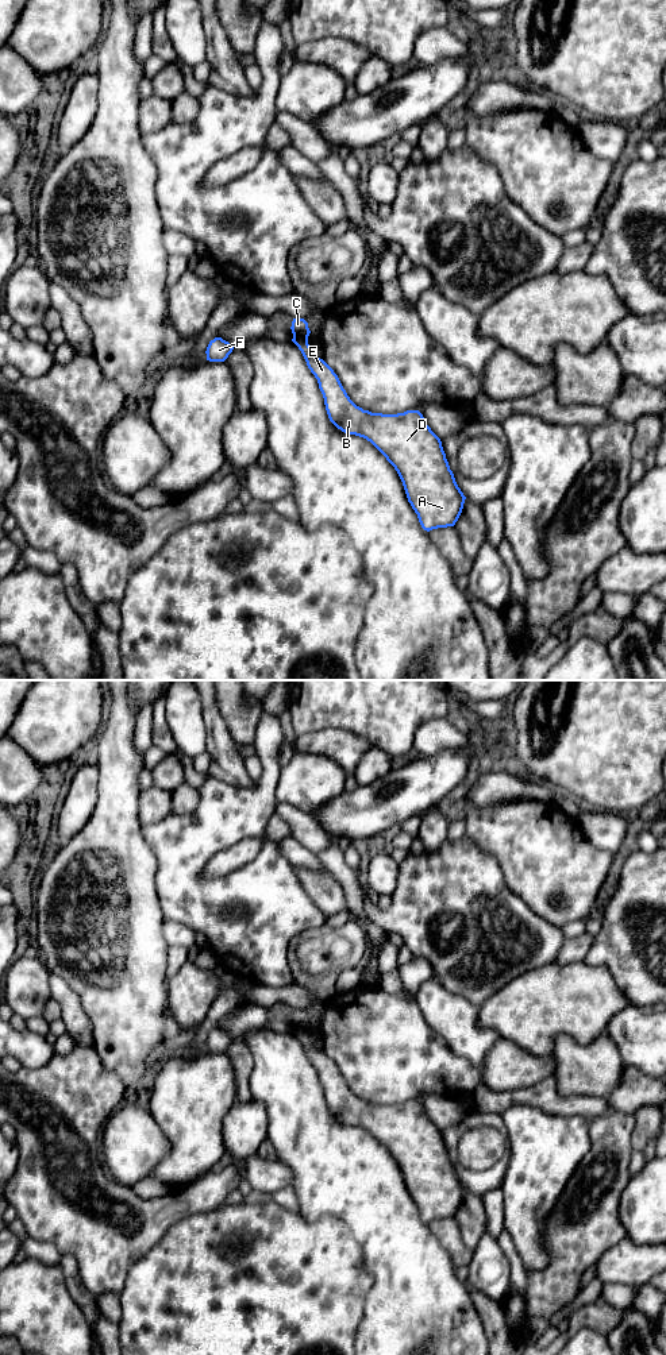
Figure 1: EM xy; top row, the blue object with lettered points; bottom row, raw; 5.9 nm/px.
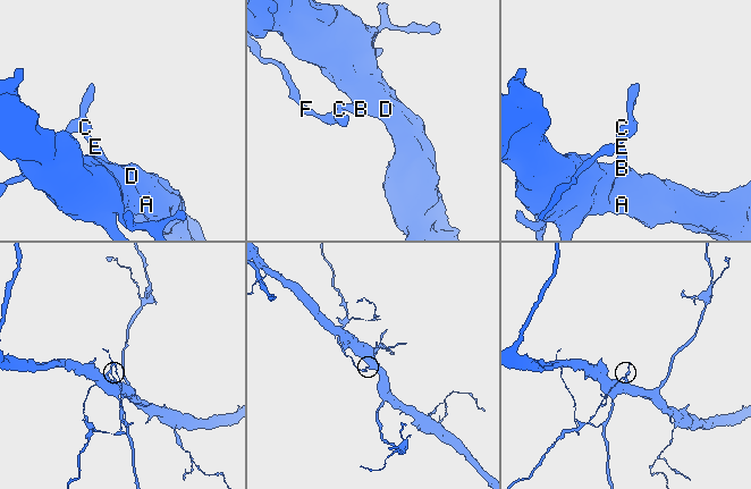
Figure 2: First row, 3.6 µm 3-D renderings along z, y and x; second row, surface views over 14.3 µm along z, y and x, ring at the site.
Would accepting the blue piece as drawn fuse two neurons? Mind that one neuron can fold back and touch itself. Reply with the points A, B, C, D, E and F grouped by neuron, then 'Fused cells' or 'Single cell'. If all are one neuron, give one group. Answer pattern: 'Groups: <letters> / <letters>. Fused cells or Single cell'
Groups: A B D E / C F. Fused cells

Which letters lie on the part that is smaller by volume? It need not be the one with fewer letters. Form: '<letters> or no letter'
C, F

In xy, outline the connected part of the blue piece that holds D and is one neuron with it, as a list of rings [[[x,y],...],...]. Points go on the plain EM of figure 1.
[[[293,1027],[324,1089],[330,1112],[342,1123],[370,1132],[397,1162],[408,1193],[427,1223],[454,1217],[466,1188],[450,1161],[440,1130],[419,1101],[372,1104],[357,1097],[338,1066],[312,1043],[308,1030]]]

